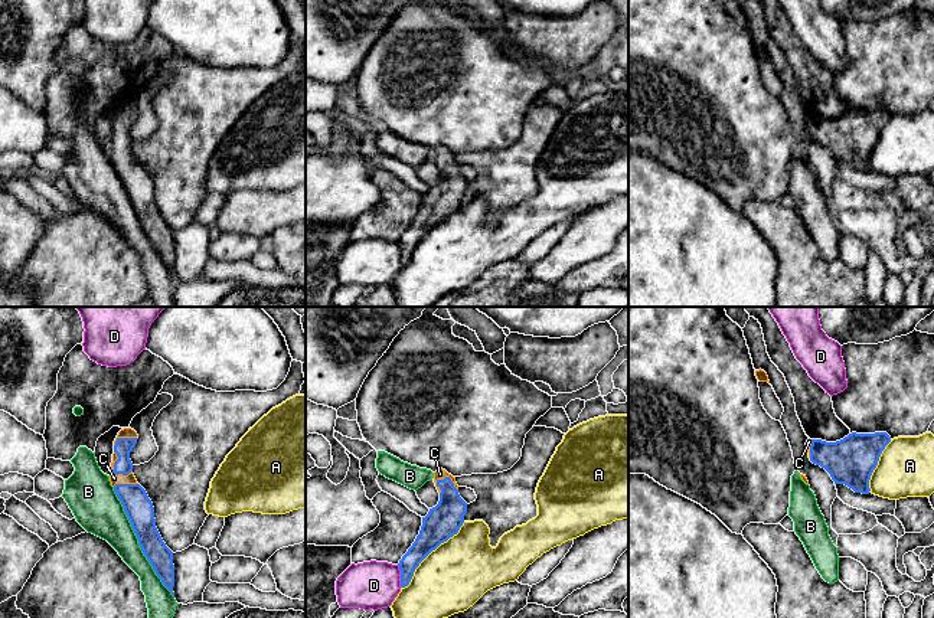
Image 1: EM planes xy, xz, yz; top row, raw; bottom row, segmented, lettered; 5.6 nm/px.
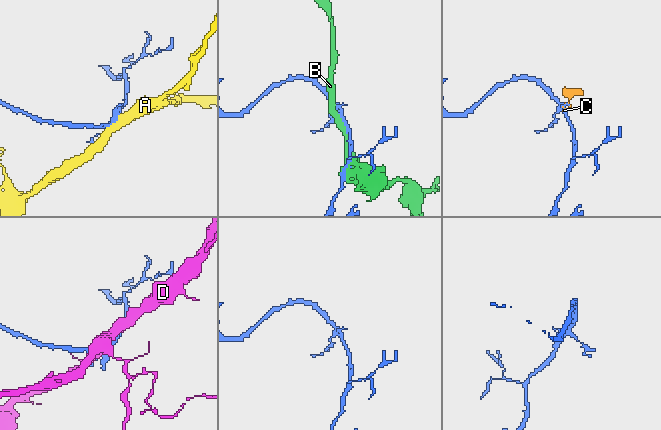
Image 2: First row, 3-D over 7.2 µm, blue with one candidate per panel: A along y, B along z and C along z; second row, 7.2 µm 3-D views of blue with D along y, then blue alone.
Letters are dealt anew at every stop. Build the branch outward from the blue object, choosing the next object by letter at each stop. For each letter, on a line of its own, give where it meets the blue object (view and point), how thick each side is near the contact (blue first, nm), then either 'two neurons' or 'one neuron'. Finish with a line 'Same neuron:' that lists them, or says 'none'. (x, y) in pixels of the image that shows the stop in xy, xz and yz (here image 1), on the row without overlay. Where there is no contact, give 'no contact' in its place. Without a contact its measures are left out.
A: xz (430, 229) | 190/380 nm | two neurons
B: xy (139, 219) | 160/240 nm | two neurons
C: xy (114, 146) | 100/60 nm | one neuron
D: xz (401, 254) | 120/280 nm | two neurons
Same neuron: C

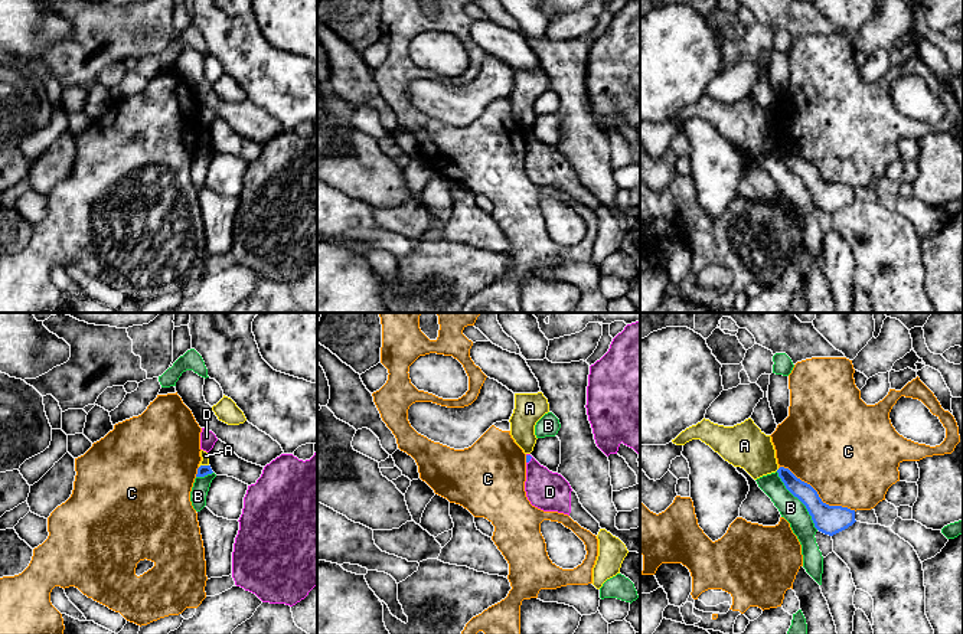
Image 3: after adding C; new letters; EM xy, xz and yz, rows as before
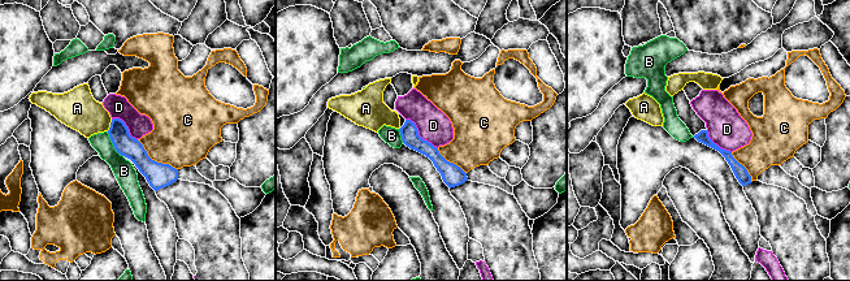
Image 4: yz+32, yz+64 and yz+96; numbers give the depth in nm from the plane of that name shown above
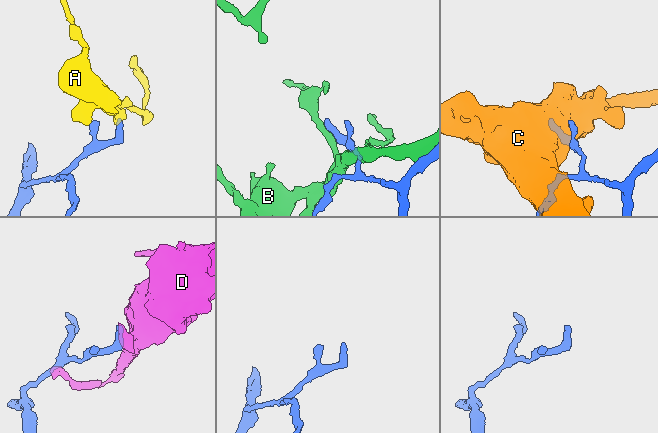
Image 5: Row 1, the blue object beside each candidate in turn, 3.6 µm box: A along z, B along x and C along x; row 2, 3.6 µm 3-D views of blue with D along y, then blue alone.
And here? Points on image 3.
A: xy (203, 143) | 60/50 nm | two neurons
B: yz (799, 176) | 160/140 nm | two neurons
C: yz (818, 172) | 160/480 nm | two neurons
D: xz (531, 134) | 30/220 nm | two neurons
Same neuron: none

